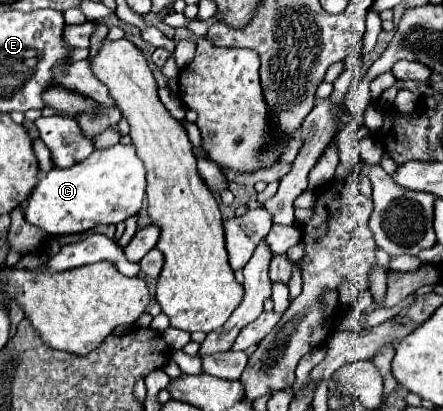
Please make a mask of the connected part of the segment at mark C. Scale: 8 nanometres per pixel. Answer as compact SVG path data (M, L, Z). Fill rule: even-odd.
M117 143L107 149L95 149L87 159L73 165L71 169L51 169L45 179L39 181L39 185L33 189L25 203L25 219L31 225L37 225L39 229L47 231L49 235L67 235L67 233L83 233L85 229L93 229L95 225L103 223L121 223L127 217L135 215L145 199L145 169L143 161L135 153L135 145L123 145Z

